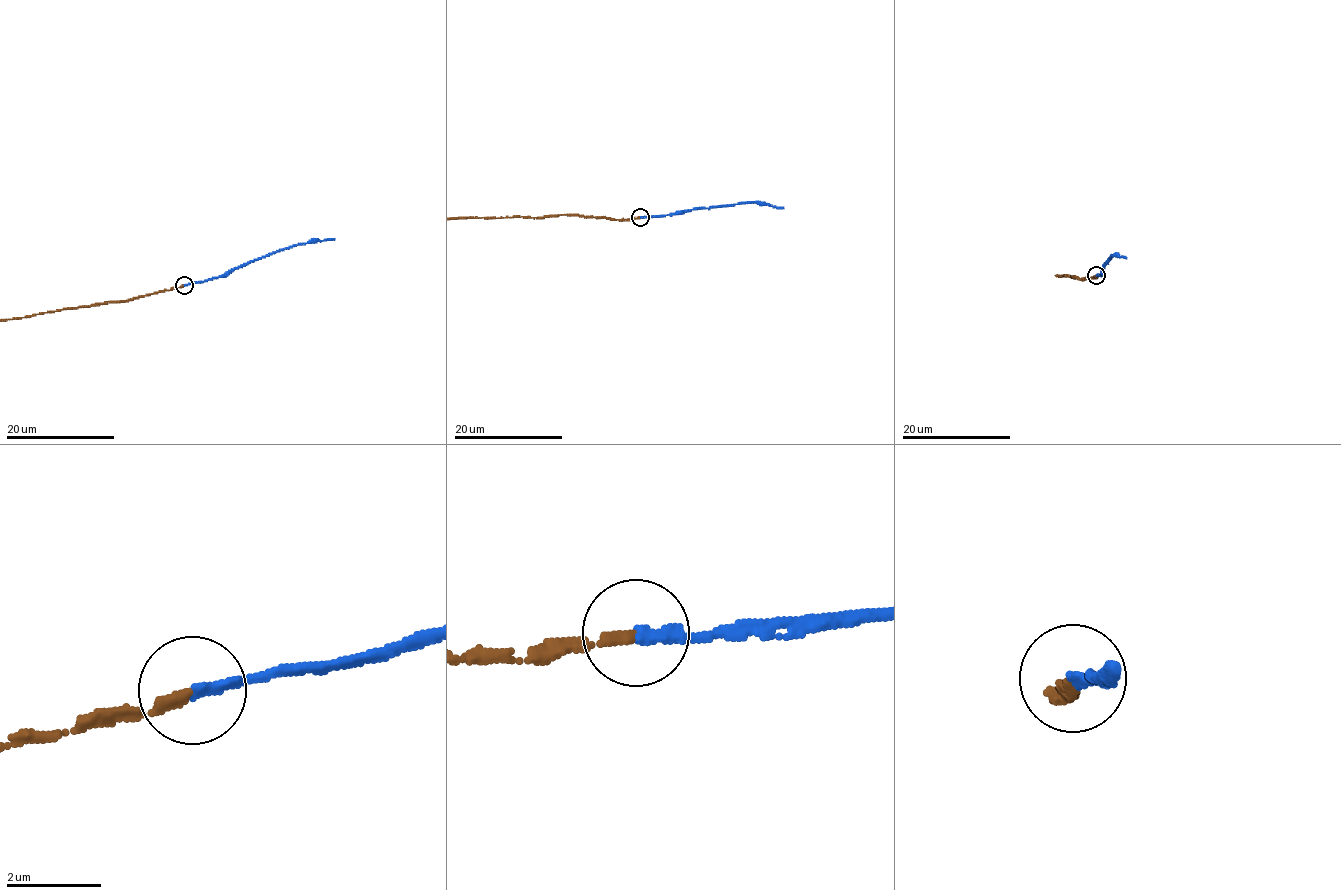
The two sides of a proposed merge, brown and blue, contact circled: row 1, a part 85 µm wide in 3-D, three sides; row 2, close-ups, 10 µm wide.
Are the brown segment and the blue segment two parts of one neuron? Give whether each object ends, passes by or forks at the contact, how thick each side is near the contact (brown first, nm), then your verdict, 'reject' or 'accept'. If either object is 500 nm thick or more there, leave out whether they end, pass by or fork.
brown ends; blue ends; calibres 200 and 240 nm; accept

